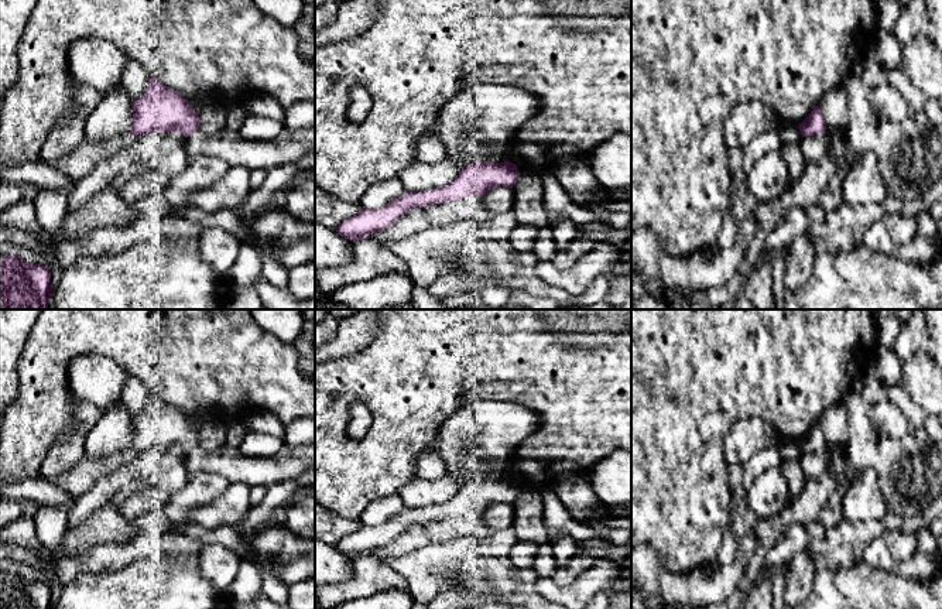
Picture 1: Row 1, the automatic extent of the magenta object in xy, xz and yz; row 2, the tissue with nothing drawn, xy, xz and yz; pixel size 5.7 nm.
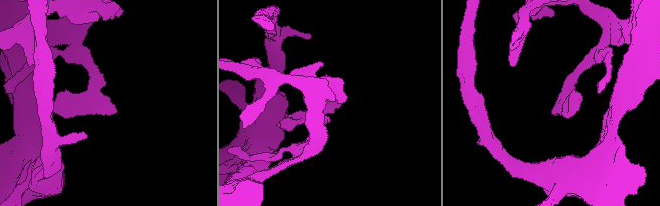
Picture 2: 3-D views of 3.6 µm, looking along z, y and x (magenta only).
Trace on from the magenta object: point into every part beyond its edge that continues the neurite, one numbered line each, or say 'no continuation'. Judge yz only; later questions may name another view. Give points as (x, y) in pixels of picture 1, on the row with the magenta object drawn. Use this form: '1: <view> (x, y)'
1: yz (814, 147)

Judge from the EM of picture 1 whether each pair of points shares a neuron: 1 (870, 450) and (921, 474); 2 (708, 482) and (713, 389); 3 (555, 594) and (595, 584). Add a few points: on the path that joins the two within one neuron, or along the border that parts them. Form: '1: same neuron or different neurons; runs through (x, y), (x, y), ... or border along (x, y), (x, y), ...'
1: same neuron; runs through (883, 452), (908, 474)
2: same neuron; runs through (708, 459), (708, 411)
3: same neuron; runs through (565, 594), (579, 594), (585, 588)

